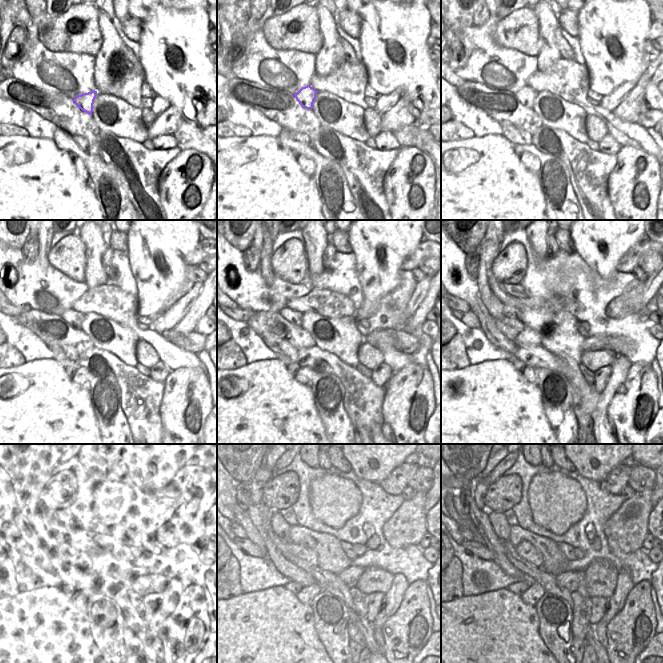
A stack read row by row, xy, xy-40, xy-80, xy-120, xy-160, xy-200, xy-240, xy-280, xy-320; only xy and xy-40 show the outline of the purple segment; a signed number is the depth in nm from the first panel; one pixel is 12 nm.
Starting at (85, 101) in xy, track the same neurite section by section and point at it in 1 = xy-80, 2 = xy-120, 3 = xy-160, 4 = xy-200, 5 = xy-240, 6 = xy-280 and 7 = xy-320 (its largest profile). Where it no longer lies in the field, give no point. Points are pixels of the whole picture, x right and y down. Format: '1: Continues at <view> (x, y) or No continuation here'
1: Continues at xy-80 (526, 95)
2: Continues at xy-120 (71, 316)
3: Continues at xy-160 (292, 312)
4: Continues at xy-200 (513, 305)
5: Continues at xy-240 (60, 528)
6: Continues at xy-280 (280, 527)
7: Continues at xy-320 (498, 520)

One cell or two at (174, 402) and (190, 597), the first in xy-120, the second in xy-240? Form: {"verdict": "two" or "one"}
{"verdict": "one"}

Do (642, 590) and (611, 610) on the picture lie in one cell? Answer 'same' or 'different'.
different

